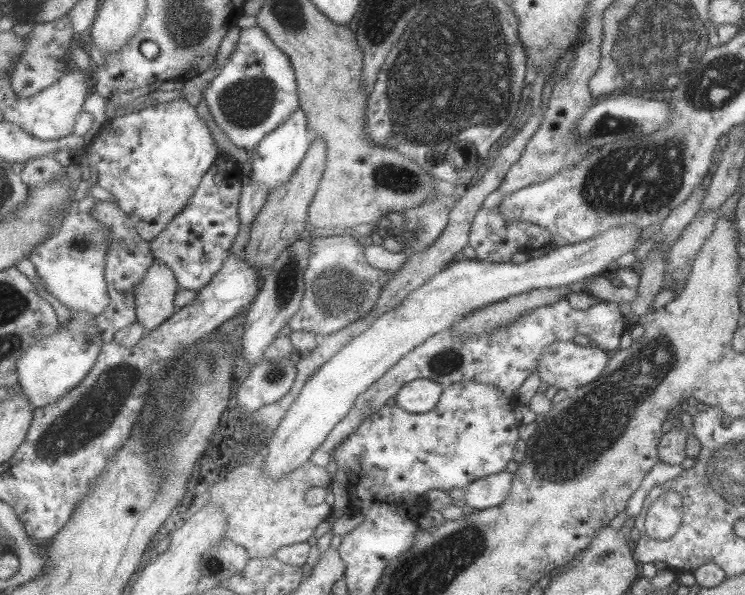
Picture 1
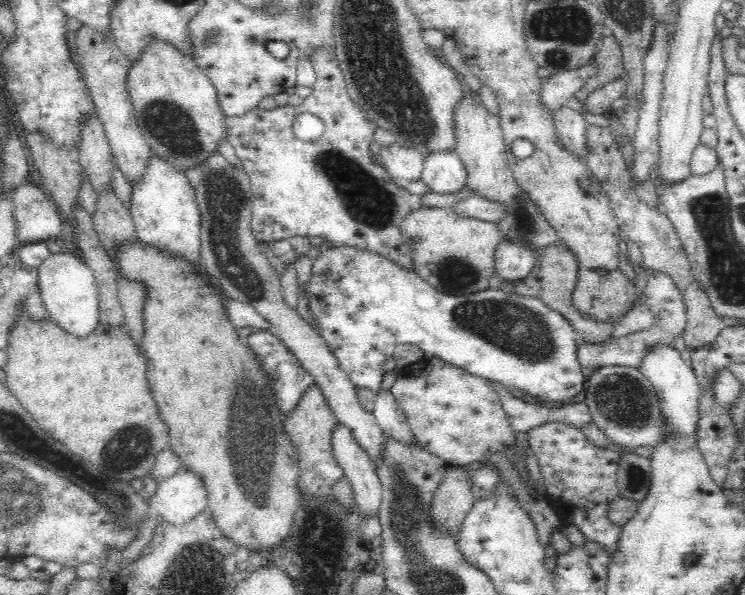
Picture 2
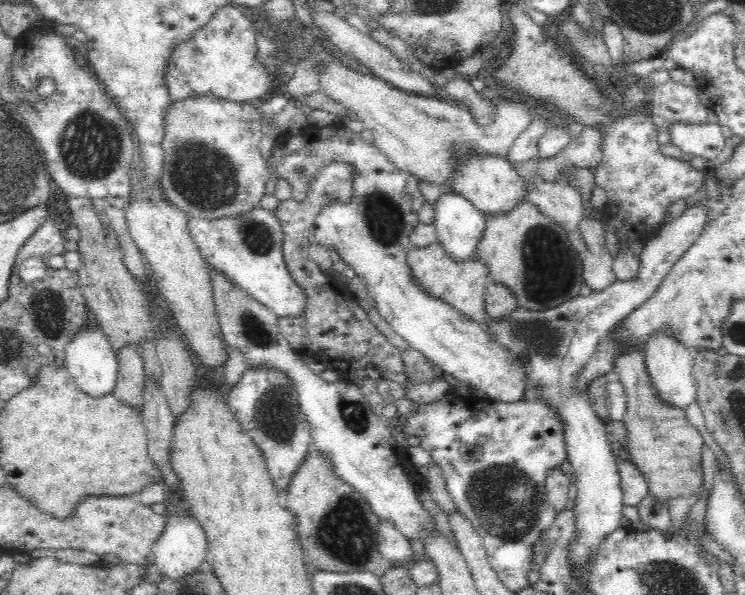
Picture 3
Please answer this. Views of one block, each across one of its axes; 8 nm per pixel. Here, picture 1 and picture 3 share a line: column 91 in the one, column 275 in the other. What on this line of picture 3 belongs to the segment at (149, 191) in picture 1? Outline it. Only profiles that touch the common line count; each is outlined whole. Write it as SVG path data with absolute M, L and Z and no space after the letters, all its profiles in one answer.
M343 123L332 125L328 128L317 128L310 126L299 135L286 133L276 142L270 152L271 160L276 165L277 174L286 179L292 188L292 198L298 202L305 199L306 183L311 180L309 176L318 165L339 162L348 163L356 171L354 180L354 200L350 204L332 204L324 208L321 214L313 221L309 232L311 242L318 243L324 247L330 245L337 248L338 254L355 269L355 272L366 278L369 294L374 298L376 307L396 334L400 335L411 348L418 350L428 362L438 364L440 368L459 381L465 381L476 389L482 390L484 394L493 399L504 402L516 402L524 398L524 394L530 388L527 355L513 354L513 351L495 340L488 331L482 329L476 323L460 317L456 311L444 305L443 302L433 300L425 296L423 292L411 280L409 280L408 265L406 262L409 253L408 235L420 223L418 212L427 200L420 189L420 183L412 178L407 172L396 168L388 157L372 142L366 142L359 132L348 129Z

